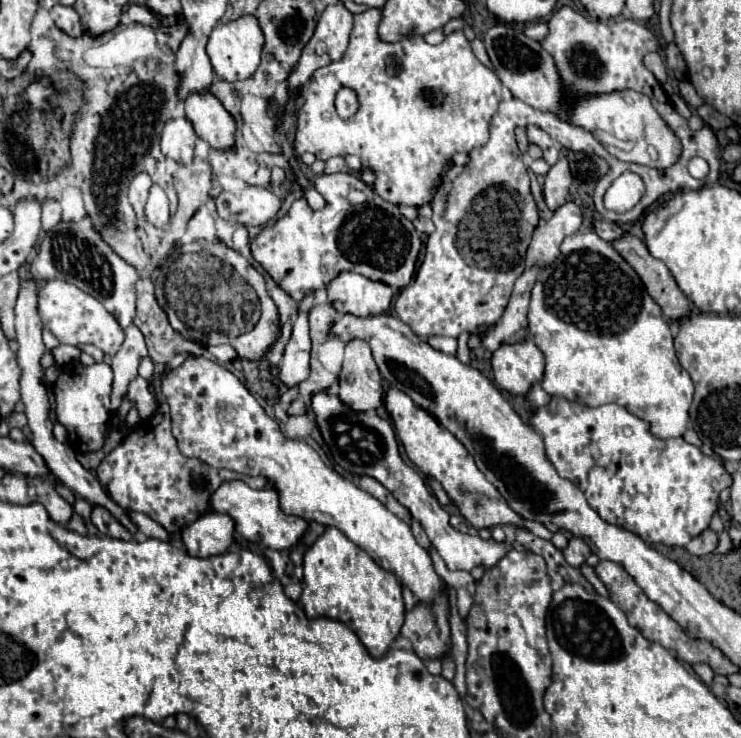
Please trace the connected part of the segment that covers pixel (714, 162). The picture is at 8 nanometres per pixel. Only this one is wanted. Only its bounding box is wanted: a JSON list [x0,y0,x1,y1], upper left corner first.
[393,96,719,338]

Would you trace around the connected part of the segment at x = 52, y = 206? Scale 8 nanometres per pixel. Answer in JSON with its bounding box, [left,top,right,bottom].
[43,200,61,230]

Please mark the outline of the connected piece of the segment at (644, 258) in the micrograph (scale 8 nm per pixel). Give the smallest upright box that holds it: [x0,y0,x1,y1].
[613,232,689,318]

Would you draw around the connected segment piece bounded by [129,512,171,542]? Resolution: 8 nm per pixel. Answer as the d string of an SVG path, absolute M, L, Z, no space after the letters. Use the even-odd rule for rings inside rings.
M129 512L131 520L137 524L137 528L149 536L149 538L161 538L163 542L169 542L171 540L171 534L155 520L151 520L147 514L141 514L141 512Z

